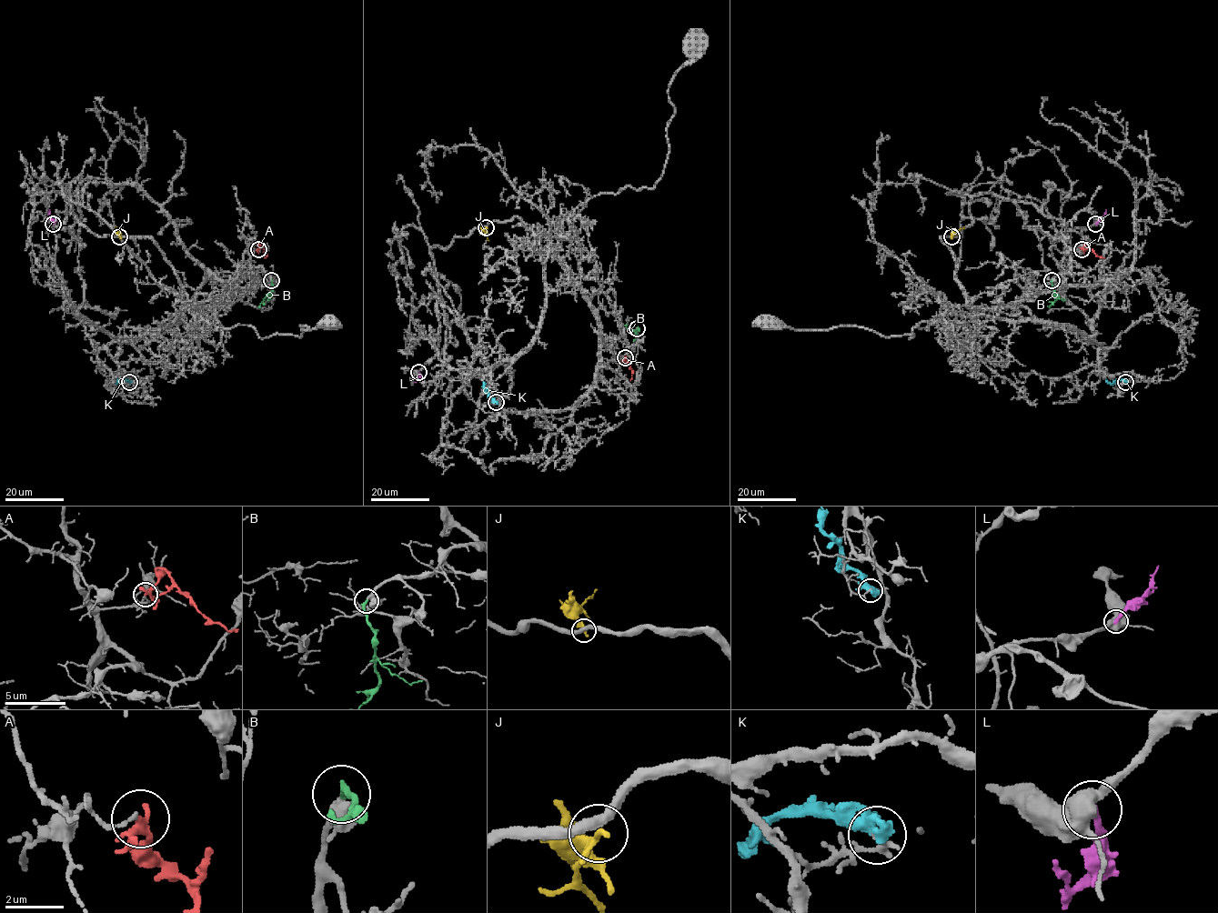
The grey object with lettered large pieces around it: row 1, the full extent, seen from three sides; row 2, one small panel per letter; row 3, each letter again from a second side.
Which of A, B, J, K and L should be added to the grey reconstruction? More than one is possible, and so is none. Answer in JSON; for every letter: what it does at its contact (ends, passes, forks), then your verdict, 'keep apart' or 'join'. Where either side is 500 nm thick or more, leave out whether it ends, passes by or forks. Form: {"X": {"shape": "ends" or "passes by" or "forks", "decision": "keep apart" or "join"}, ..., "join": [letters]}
{"A": {"shape": "passes by", "decision": "keep apart"}, "B": {"shape": "ends", "decision": "join"}, "J": {"shape": "passes by", "decision": "keep apart"}, "K": {"shape": "passes by", "decision": "keep apart"}, "L": {"decision": "keep apart"}, "join": ["B"]}

